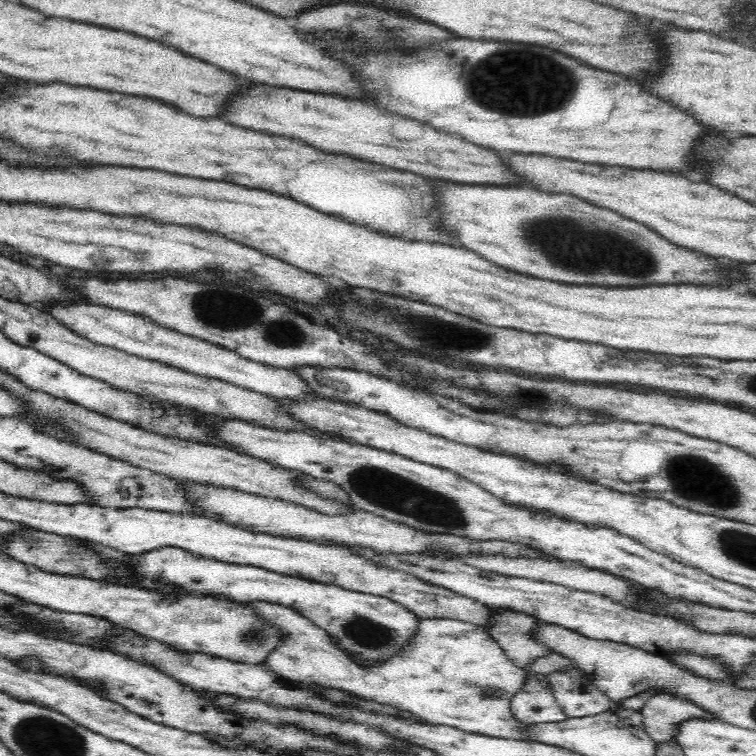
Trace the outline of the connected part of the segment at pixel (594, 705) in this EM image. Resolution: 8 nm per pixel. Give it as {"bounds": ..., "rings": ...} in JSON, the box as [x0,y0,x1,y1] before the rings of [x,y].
{"bounds":[543,669,615,718],"rings":[[[580,669],[553,672],[543,678],[567,718],[596,716],[615,706]]]}

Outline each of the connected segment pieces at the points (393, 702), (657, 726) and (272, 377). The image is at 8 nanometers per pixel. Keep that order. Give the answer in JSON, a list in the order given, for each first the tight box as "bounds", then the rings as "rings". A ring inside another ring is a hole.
[{"bounds":[251,601,528,741],"rings":[[[266,601],[251,602],[251,606],[261,618],[281,630],[281,641],[276,650],[267,656],[265,665],[292,684],[316,686],[322,690],[336,689],[344,692],[346,697],[392,706],[422,722],[451,726],[466,733],[528,741],[528,735],[524,733],[524,723],[514,718],[510,707],[514,694],[524,686],[524,678],[528,671],[512,664],[504,655],[504,651],[484,633],[480,625],[449,618],[420,619],[416,636],[405,651],[393,656],[389,661],[362,666],[340,649],[326,631],[301,617],[296,610]],[[490,689],[498,689],[501,696],[490,697],[487,694]]]},{"bounds":[640,692,715,743],"rings":[[[662,692],[652,696],[640,713],[644,716],[645,731],[655,743],[674,741],[676,726],[684,720],[715,719],[710,712],[705,712],[692,702]]]},{"bounds":[44,303,320,402],"rings":[[[68,303],[67,305],[54,305],[50,310],[44,309],[58,322],[98,345],[121,350],[126,354],[136,355],[146,360],[161,362],[201,377],[217,378],[268,395],[276,400],[306,402],[320,398],[305,384],[297,369],[278,368],[242,358],[234,350],[164,328],[142,315],[92,303],[85,305],[84,303]]]}]

